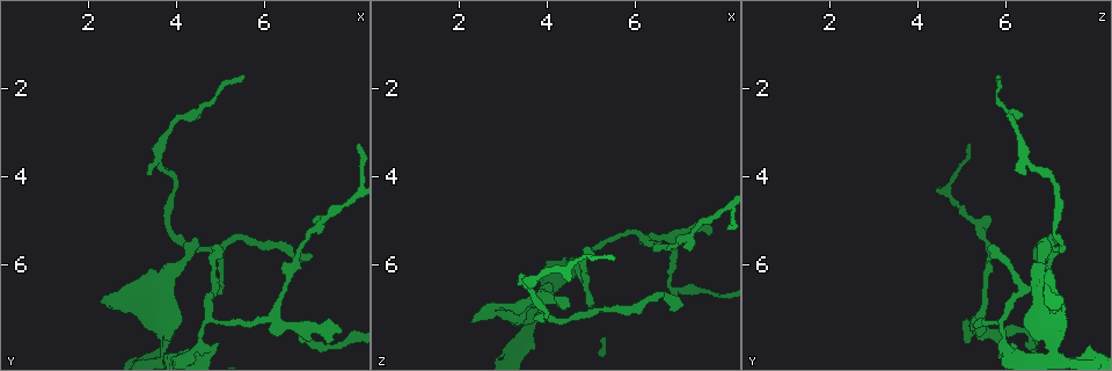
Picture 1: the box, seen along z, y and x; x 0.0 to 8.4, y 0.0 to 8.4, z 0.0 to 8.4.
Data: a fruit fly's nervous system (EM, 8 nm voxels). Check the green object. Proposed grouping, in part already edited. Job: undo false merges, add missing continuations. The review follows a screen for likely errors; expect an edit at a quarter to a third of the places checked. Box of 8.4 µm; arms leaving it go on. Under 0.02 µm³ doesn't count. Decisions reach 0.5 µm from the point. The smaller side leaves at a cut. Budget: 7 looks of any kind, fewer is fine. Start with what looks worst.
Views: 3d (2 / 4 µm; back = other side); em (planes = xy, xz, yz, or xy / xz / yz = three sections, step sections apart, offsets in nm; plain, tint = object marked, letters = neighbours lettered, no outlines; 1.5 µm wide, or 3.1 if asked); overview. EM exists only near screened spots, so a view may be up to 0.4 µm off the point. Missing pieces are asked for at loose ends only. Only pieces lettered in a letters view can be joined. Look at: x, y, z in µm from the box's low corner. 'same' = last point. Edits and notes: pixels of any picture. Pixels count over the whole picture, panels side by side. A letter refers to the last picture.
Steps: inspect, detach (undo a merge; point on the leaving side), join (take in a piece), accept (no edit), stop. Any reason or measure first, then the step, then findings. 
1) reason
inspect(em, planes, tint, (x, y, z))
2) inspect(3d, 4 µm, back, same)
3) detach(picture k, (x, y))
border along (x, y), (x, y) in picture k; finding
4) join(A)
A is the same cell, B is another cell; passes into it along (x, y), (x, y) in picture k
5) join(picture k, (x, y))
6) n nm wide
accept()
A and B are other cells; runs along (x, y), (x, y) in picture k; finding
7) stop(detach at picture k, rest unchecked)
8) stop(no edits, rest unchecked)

branch stops here
inspect(3d, 2 µm, (2.30, 6.85, 7.25))

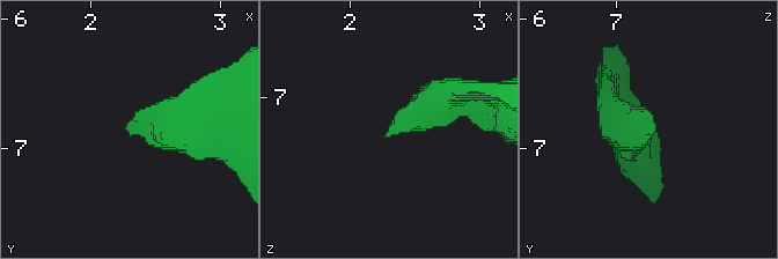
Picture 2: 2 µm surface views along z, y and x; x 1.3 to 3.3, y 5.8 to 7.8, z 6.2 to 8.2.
inspect(em, xz, step 8, tint, (2.28, 6.80, 7.26))

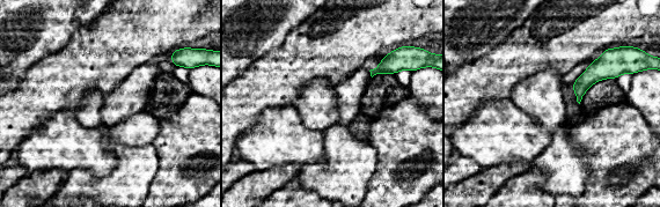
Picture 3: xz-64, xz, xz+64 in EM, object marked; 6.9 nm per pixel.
cut it another way
inspect(em, yz, step 4, letters, same)

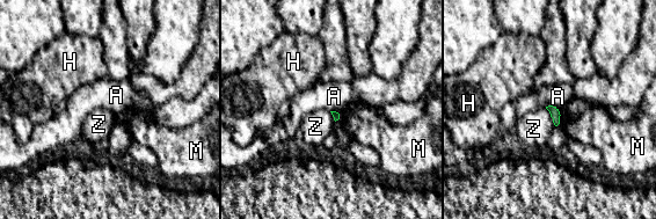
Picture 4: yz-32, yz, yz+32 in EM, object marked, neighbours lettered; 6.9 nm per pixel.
accept()
A, H, M and Z are other cells; border along (545, 107), (553, 106), (560, 109) in picture 4; no lettered piece goes on from it

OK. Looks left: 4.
branch stops here
inspect(3d, 2 µm, (7.75, 7.55, 5.25))

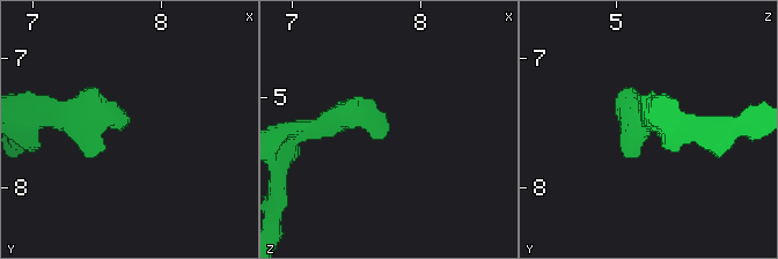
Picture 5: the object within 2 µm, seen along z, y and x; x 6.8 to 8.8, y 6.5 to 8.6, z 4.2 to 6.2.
inspect(em, planes, letters, (7.76, 7.50, 5.26))

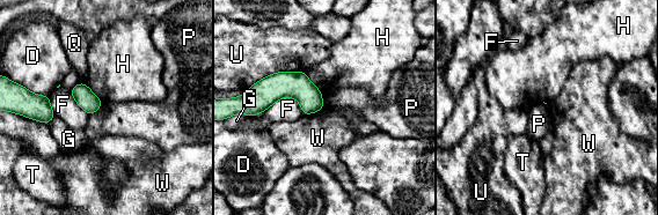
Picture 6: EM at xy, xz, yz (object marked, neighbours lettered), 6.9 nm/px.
U touches over 440 nm
accept()
D, F, G, H, P, Q, T, U and W are other cells; none of them fits

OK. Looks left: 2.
tapers out
inspect(em, planes, plain, (7.10, 5.85, 6.90))

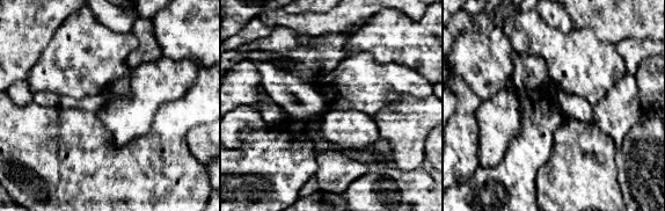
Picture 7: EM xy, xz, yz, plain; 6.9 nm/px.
see the neighbours
inspect(em, planes, letters, same)

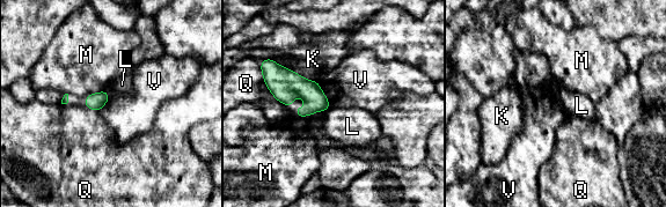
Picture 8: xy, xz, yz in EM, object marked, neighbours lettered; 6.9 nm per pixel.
accept()
K, L, M, Q and V are other cells; border along (317, 81), (330, 106) in picture 8; none of them fits

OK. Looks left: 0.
stop(no edits, rest unchecked)

